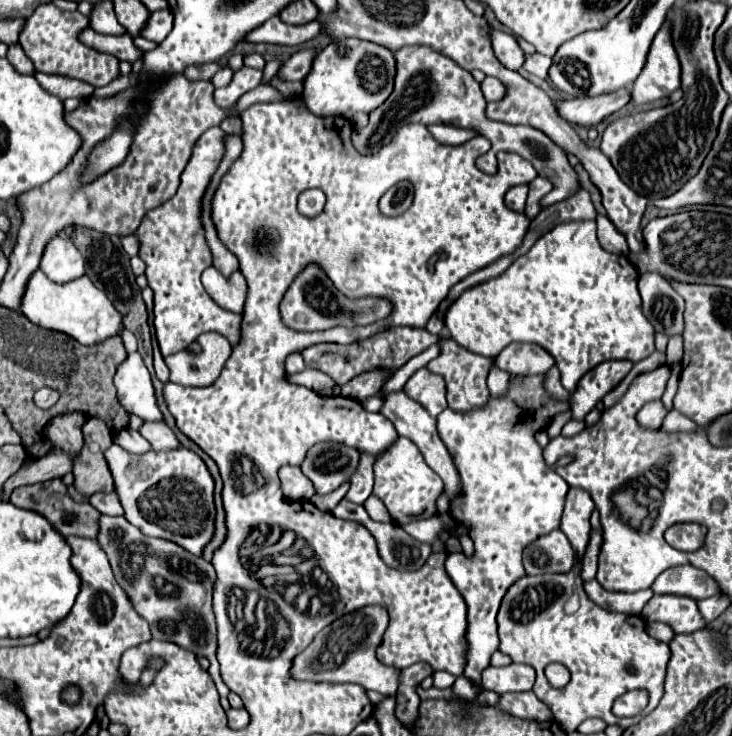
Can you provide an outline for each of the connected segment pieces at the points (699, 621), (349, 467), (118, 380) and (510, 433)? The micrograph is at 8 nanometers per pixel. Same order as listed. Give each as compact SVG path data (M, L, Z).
M654 596L642 610L642 618L646 622L664 622L674 628L676 634L698 632L706 626L698 602L686 596Z
M336 442L316 444L308 450L302 472L312 480L316 494L330 494L358 470L360 452Z
M138 352L128 354L128 360L120 364L114 376L114 384L118 388L120 404L130 414L136 414L146 422L164 422L164 414L156 404L150 372Z
M518 376L516 380L510 382L510 390L502 400L490 400L488 406L466 412L466 414L452 412L450 408L446 408L436 416L440 438L450 450L454 464L462 478L462 494L452 502L450 514L456 522L464 522L472 528L470 538L474 540L474 546L476 546L476 552L472 558L466 558L462 552L448 554L444 568L446 568L448 578L452 580L452 584L462 594L468 606L468 644L470 644L468 648L470 650L468 650L468 664L466 664L464 676L480 688L480 692L476 694L476 700L488 706L496 706L500 700L500 694L484 690L480 684L480 674L490 664L490 658L498 650L498 644L500 644L498 624L496 624L500 602L506 590L518 578L526 574L522 568L524 546L536 540L538 536L548 534L554 528L560 528L566 494L570 490L568 482L564 482L562 476L556 476L556 470L546 464L542 456L542 448L534 440L534 434L546 428L558 412L568 410L568 402L556 404L556 400L548 400L548 396L544 396L544 388L540 388L540 380L544 380L544 376L524 376L524 378Z

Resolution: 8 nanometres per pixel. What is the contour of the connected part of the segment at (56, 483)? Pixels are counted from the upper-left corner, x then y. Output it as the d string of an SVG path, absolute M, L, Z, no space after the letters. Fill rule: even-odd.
M60 478L42 482L42 484L30 484L30 486L20 486L12 490L12 504L22 506L28 510L36 510L42 516L46 516L64 536L82 536L82 538L96 538L100 532L100 512L92 508L92 504L76 504L64 486Z

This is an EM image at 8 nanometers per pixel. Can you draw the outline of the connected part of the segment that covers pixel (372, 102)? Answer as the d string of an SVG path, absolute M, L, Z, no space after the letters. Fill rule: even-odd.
M344 38L338 42L330 42L312 62L310 74L304 78L304 104L316 116L340 116L352 118L356 112L370 114L374 108L384 104L384 100L394 90L396 76L396 58L392 50L358 40Z

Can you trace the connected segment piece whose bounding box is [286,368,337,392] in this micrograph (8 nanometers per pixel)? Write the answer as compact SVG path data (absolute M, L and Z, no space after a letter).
M312 368L305 369L298 374L288 375L286 376L286 379L289 382L305 386L317 392L324 389L332 390L337 386L333 379L328 375Z

